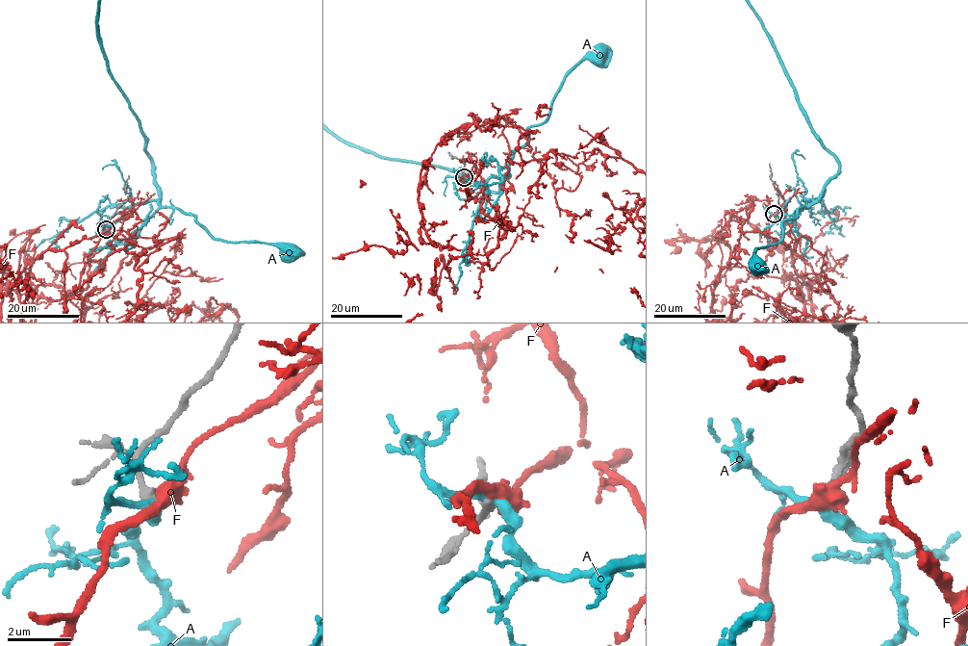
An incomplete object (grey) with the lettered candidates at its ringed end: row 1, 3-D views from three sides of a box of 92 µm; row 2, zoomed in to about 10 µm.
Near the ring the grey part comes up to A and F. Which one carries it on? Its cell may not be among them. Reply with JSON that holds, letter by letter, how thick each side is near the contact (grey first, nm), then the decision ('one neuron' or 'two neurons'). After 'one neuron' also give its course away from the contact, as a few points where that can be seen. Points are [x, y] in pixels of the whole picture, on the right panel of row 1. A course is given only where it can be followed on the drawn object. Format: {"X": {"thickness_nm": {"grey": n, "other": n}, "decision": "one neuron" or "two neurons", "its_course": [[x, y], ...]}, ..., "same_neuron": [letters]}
{"A": {"thickness_nm": {"grey": 260, "other": 280}, "decision": "two neurons"}, "F": {"thickness_nm": {"grey": 260, "other": 480}, "decision": "one neuron"}, "same_neuron": ["F"]}

